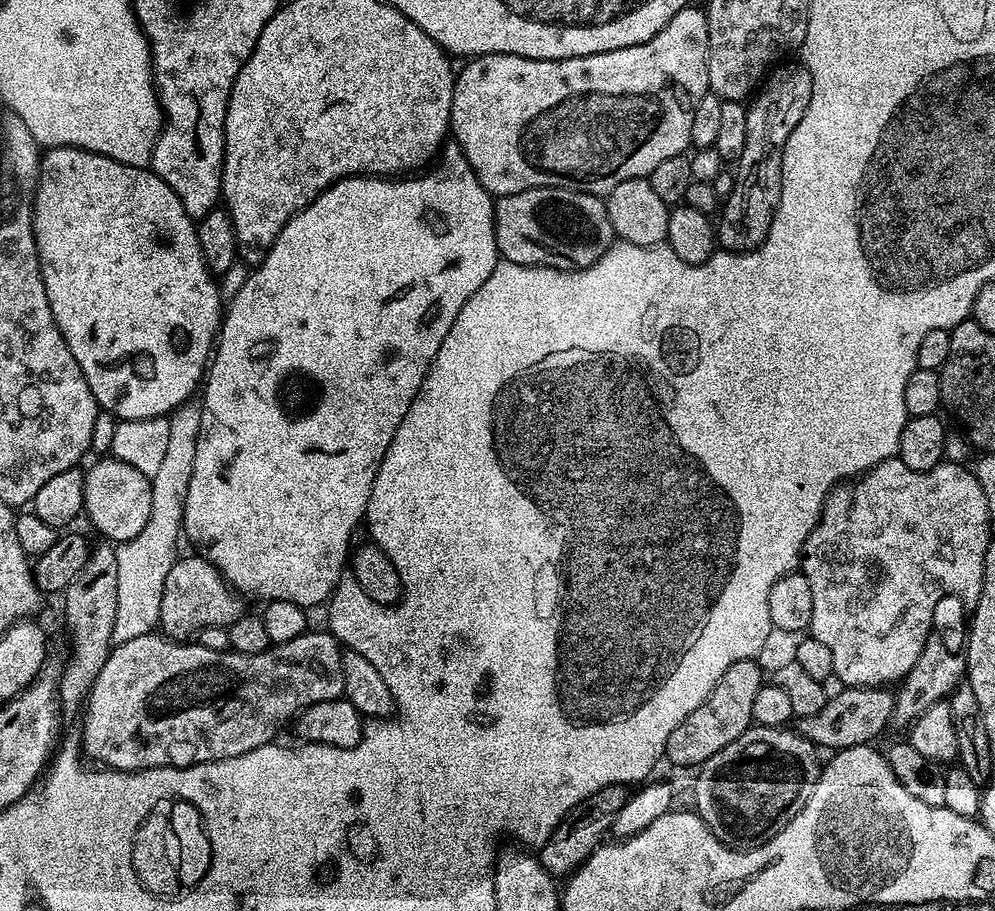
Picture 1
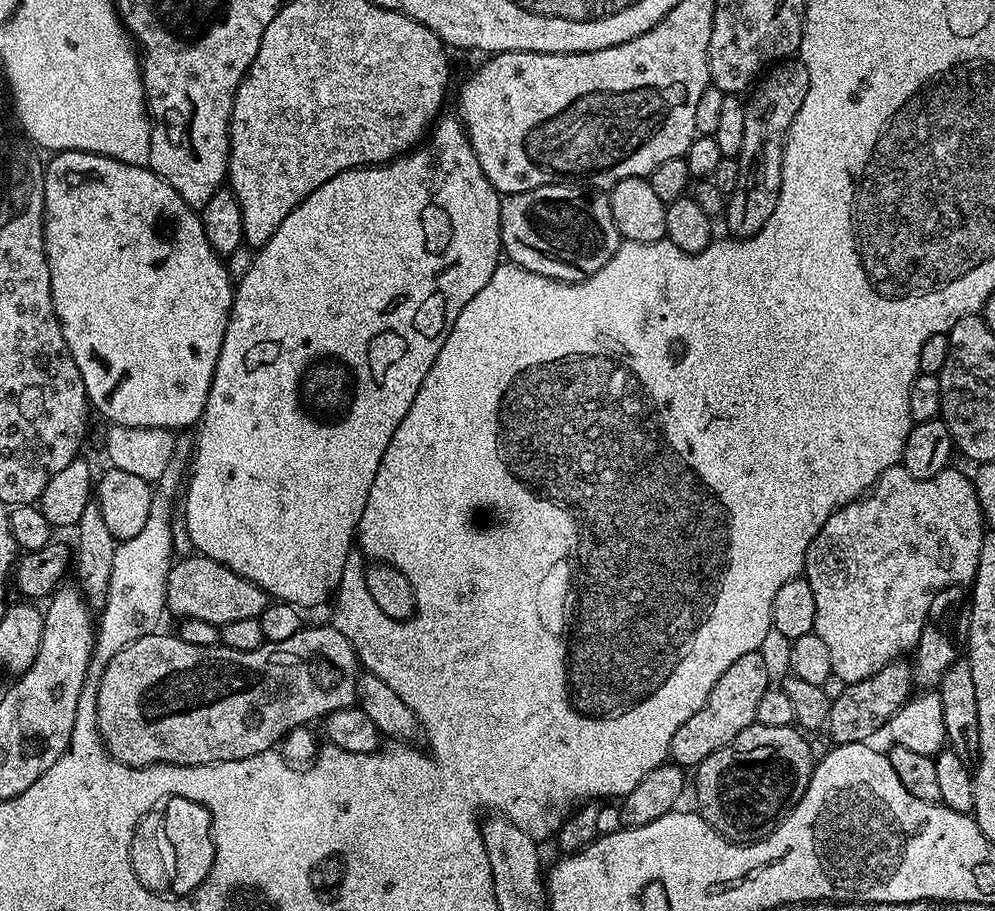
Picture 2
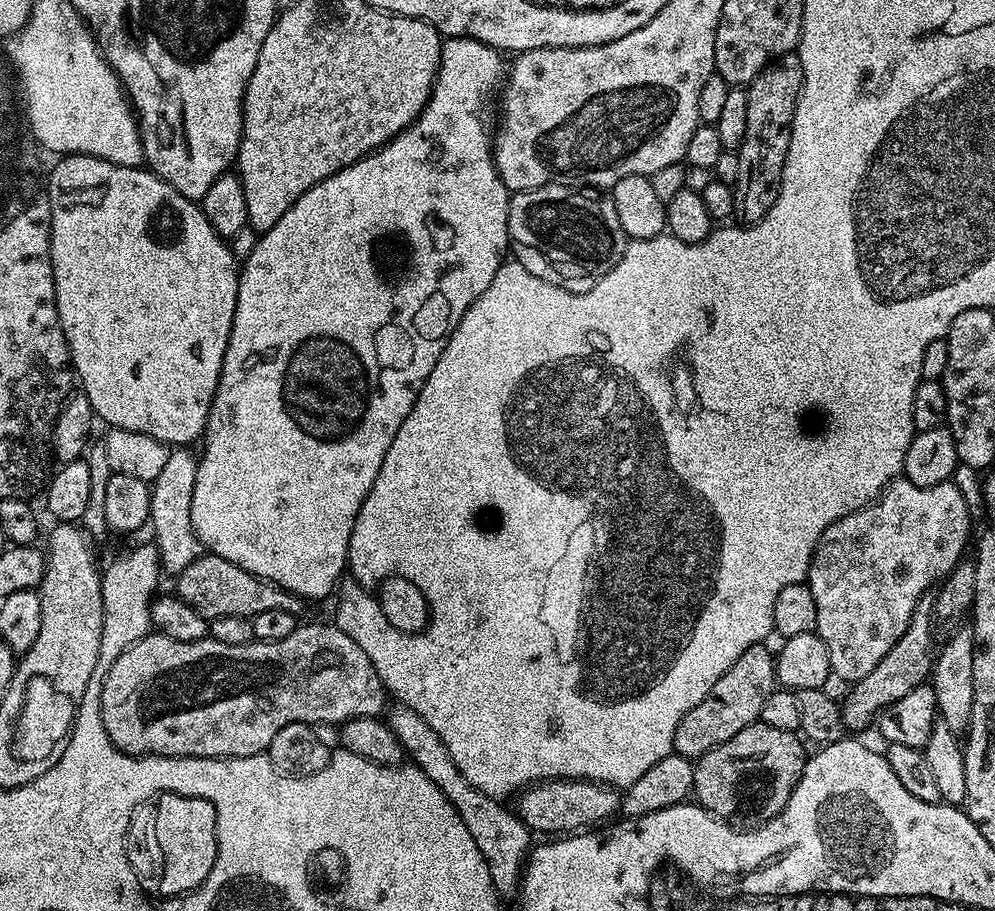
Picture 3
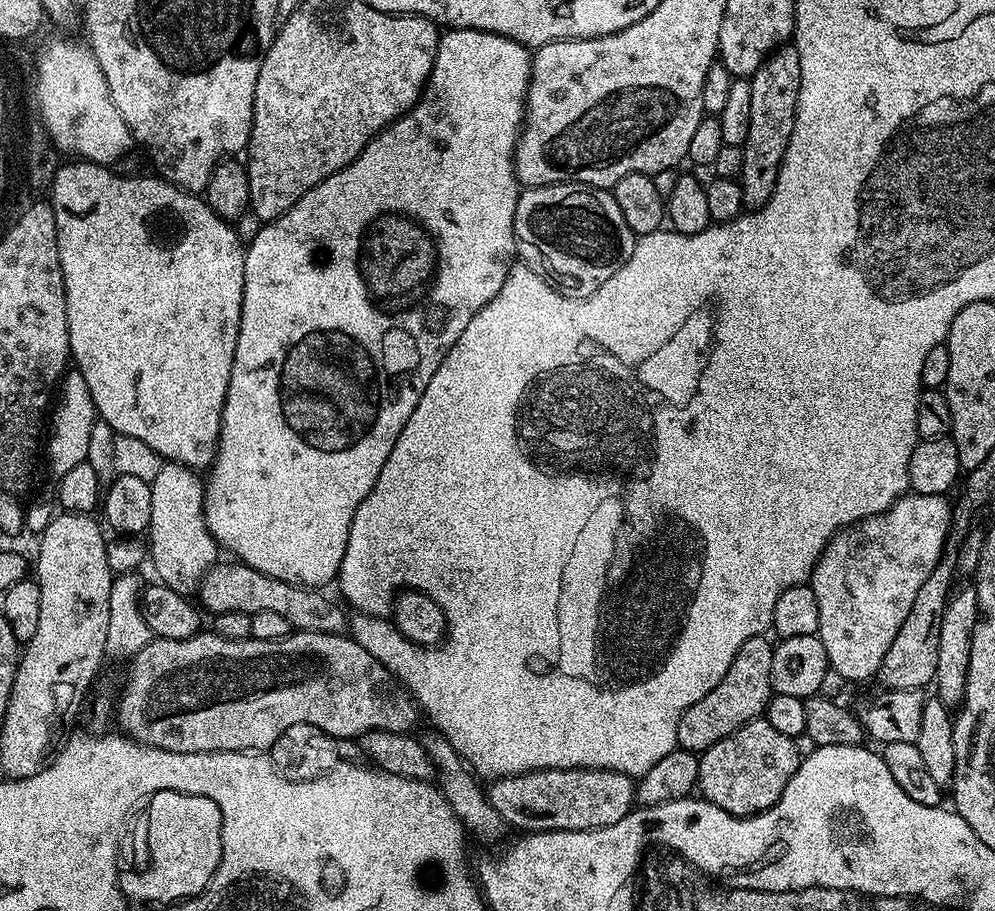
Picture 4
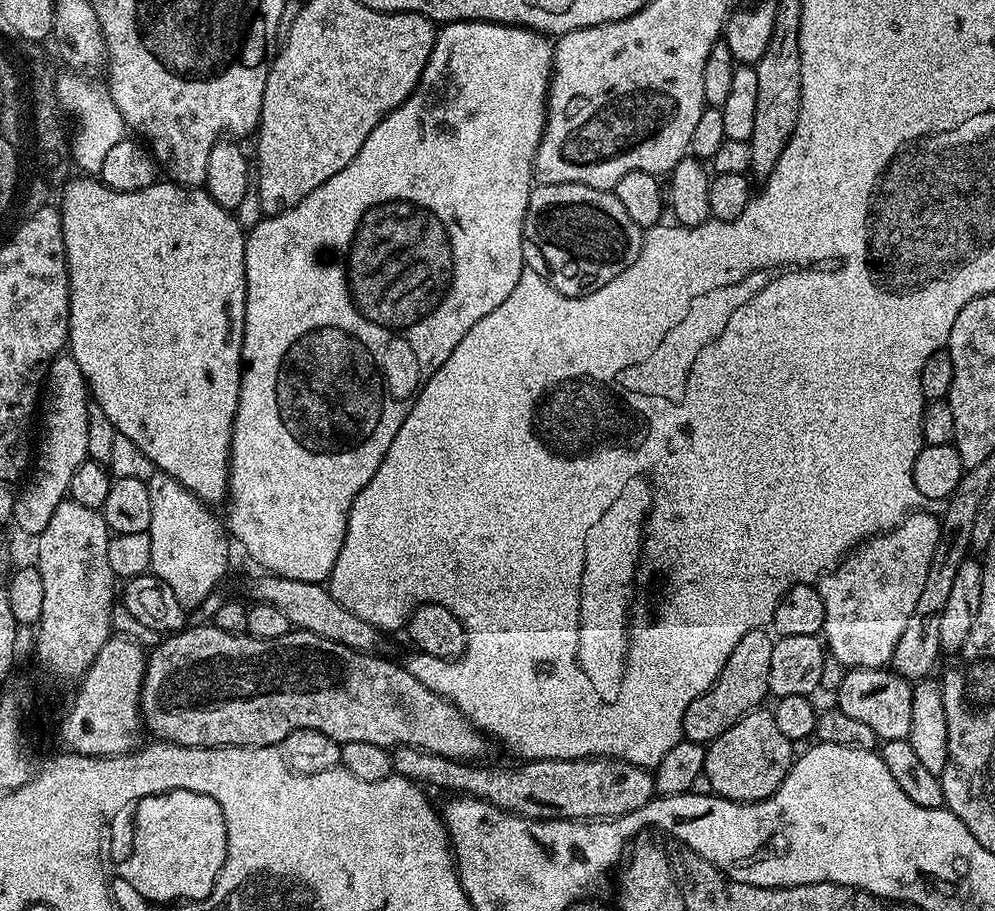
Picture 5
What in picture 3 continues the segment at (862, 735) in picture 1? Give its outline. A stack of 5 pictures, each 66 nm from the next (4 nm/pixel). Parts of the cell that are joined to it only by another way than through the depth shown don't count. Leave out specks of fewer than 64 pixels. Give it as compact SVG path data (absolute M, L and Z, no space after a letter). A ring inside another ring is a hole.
M925 594L918 602L910 622L906 626L906 634L890 646L886 658L866 674L866 678L855 681L848 689L848 696L842 702L842 715L845 729L852 734L860 734L863 728L868 728L877 723L878 717L885 708L889 708L898 698L906 698L910 690L925 683L932 675L934 663L934 617L932 605L934 603L931 595Z

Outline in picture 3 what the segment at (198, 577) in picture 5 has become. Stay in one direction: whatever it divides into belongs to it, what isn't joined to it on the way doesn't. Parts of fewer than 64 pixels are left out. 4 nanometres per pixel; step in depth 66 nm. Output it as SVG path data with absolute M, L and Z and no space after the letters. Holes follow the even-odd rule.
M176 446L171 449L166 458L166 466L158 474L156 480L150 484L152 494L152 510L150 513L150 529L156 535L154 545L160 552L160 567L165 573L178 574L186 570L188 566L202 554L200 540L194 534L194 526L190 518L190 502L194 498L194 478L196 477L196 465L198 463L195 455L191 456L189 449L184 446Z

